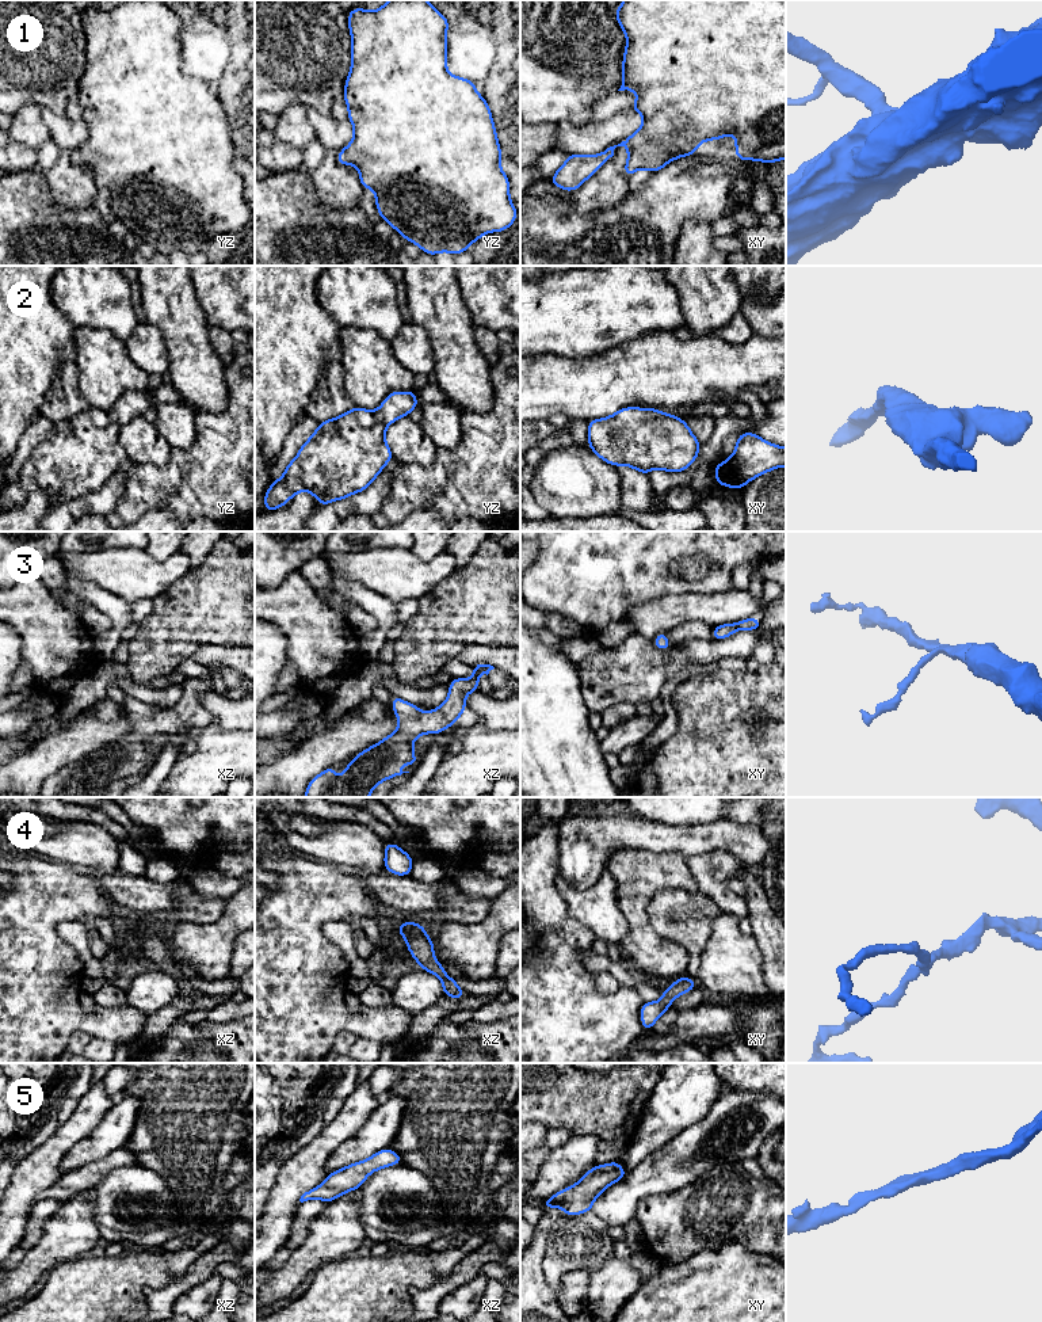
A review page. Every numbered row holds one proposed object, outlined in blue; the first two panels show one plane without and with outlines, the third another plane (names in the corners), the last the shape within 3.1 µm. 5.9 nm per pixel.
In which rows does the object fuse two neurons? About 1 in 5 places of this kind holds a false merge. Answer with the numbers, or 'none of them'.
none of them

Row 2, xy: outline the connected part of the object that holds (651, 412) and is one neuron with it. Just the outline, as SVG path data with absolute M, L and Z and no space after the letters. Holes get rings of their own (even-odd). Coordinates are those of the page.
M635 407L589 420L588 446L610 465L623 464L645 475L652 469L684 472L701 449L683 419Z

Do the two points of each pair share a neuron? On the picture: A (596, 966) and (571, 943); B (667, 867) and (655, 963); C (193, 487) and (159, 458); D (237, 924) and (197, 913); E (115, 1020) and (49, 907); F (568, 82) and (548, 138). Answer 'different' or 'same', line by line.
A: different
B: same
C: different
D: different
E: same
F: different

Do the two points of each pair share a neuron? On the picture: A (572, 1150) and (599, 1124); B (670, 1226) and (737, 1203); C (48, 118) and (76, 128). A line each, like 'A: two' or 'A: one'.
A: two
B: one
C: one

